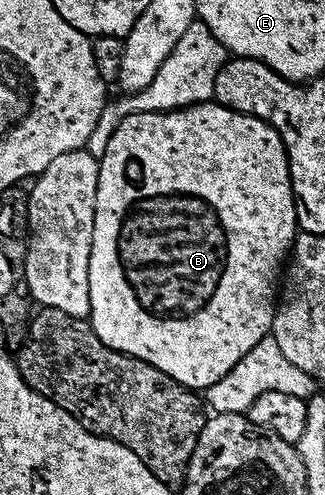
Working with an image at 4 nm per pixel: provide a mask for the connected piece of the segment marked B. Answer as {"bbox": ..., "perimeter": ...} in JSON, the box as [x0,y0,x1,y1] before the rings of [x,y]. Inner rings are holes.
{"bbox":[89,103,297,389],"perimeter":[[[216,103],[188,105],[185,109],[169,109],[166,113],[132,113],[117,124],[115,135],[107,139],[107,151],[103,151],[99,158],[99,168],[101,174],[95,191],[95,223],[89,260],[89,324],[107,347],[157,365],[159,371],[171,375],[171,379],[188,389],[210,389],[272,330],[275,294],[279,289],[277,272],[280,269],[282,272],[283,262],[290,256],[297,240],[297,199],[293,196],[289,174],[289,152],[279,131],[250,113],[240,113]],[[191,155],[193,167],[183,167],[181,159],[191,159]]]}

